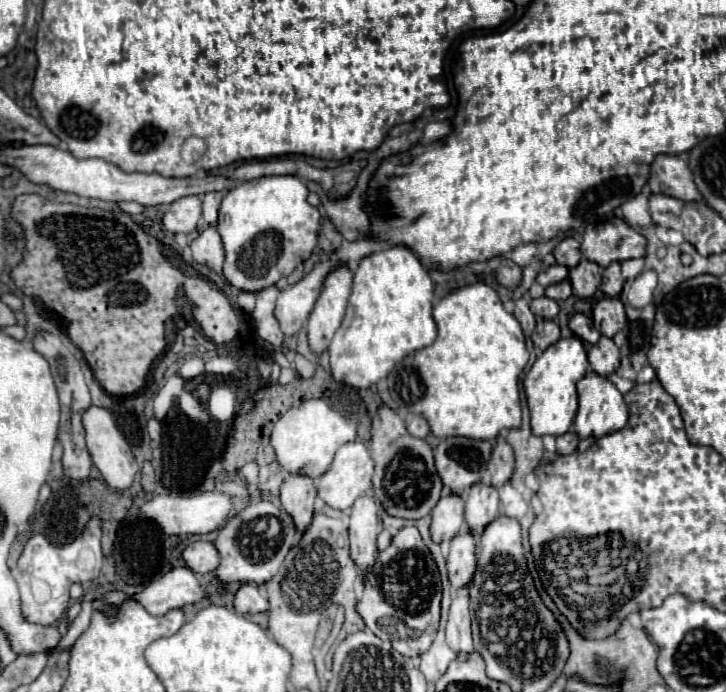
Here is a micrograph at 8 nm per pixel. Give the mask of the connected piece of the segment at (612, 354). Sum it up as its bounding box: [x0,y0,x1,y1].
[589,336,619,376]

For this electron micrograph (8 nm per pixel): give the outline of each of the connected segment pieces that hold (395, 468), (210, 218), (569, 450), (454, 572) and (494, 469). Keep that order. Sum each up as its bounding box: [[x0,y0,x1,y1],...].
[[371,406,443,520],[203,192,223,226],[557,430,579,456],[447,530,475,590],[487,442,515,488]]

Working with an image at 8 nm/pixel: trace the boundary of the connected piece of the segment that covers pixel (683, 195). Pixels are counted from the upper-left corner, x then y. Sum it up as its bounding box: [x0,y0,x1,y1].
[647,156,703,202]

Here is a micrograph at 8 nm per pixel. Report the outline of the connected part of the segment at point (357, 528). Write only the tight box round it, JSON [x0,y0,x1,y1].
[351,496,381,576]

